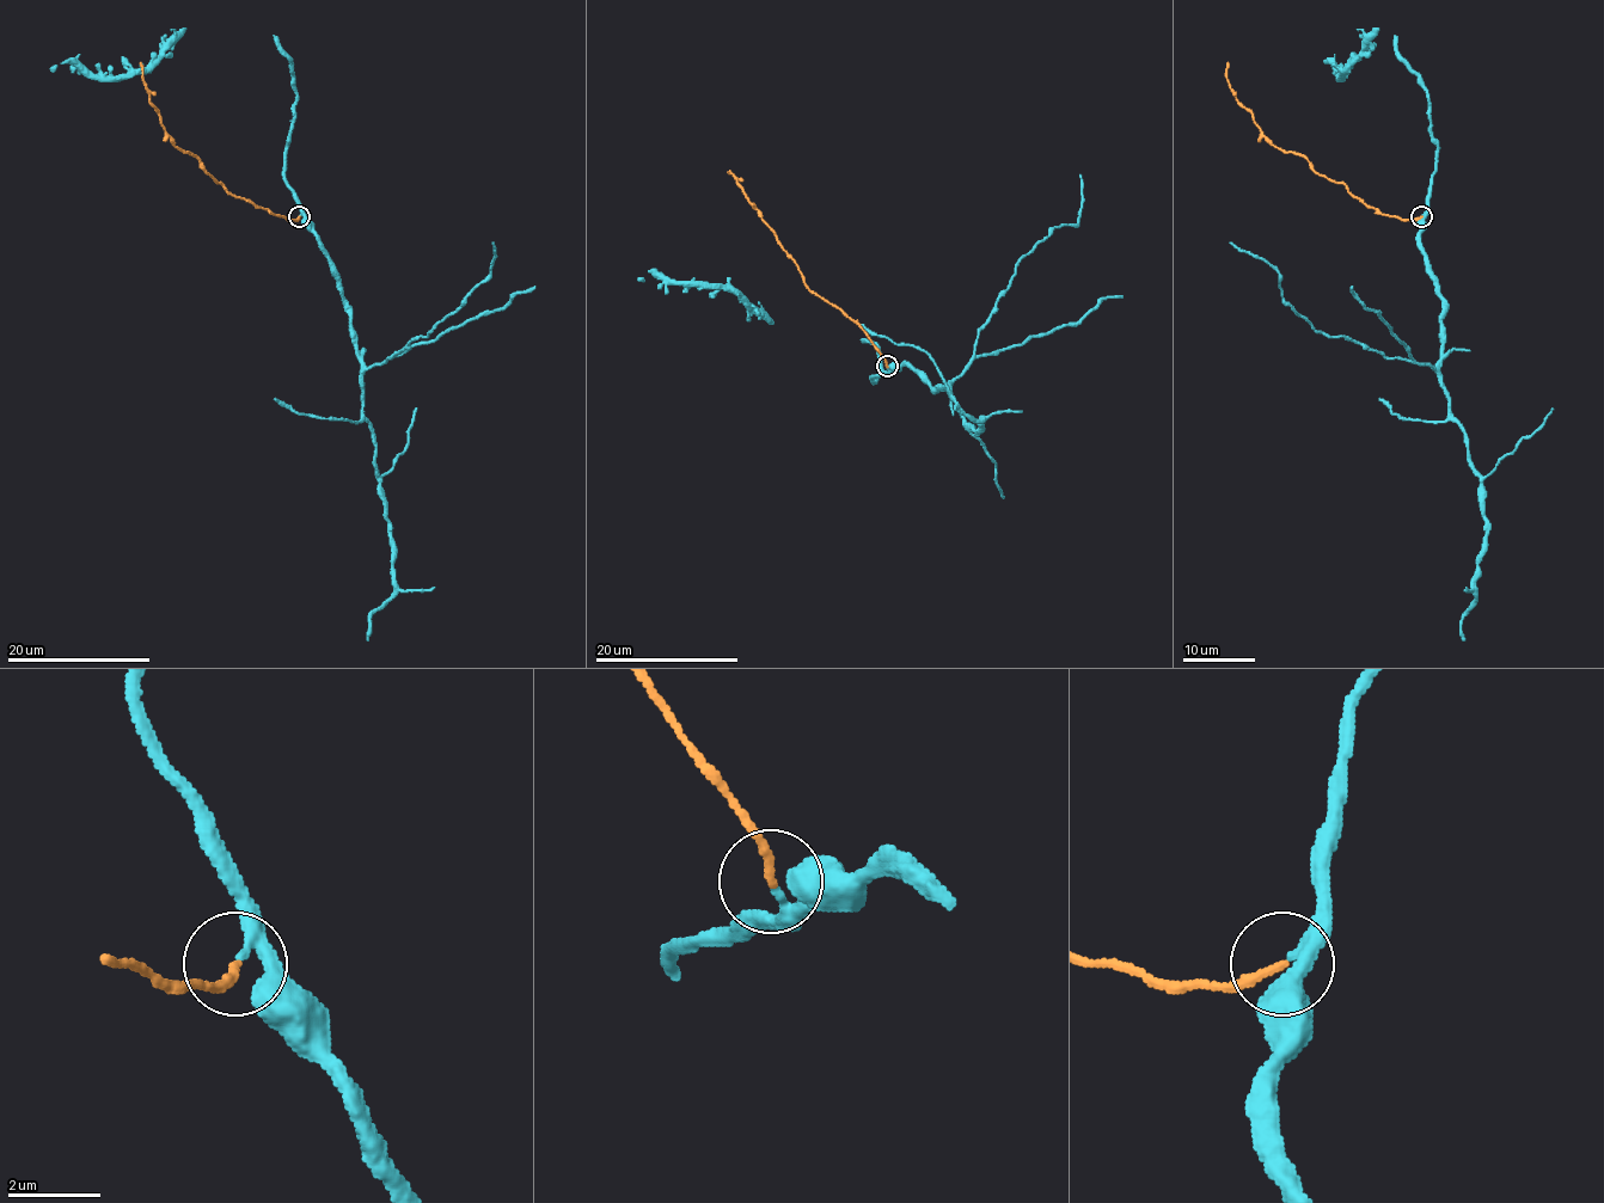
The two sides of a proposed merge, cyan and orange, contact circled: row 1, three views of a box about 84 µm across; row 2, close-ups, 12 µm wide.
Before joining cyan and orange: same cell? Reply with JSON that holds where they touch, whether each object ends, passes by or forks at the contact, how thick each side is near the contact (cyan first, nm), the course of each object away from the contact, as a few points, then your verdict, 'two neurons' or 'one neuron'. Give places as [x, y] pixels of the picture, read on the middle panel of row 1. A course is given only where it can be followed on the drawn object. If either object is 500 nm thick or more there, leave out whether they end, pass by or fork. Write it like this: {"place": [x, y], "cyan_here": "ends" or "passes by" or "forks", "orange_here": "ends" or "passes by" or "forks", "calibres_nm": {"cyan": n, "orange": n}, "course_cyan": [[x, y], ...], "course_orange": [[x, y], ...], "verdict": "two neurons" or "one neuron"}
{"place": [887, 366], "cyan_here": "passes by", "orange_here": "ends", "calibres_nm": {"cyan": 220, "orange": 180}, "course_cyan": [[886, 368], [910, 366], [931, 387], [949, 384], [949, 394], [978, 430], [981, 419], [954, 409]], "course_orange": [[886, 366], [885, 357], [863, 330], [807, 287], [796, 264], [728, 172]], "verdict": "one neuron"}

